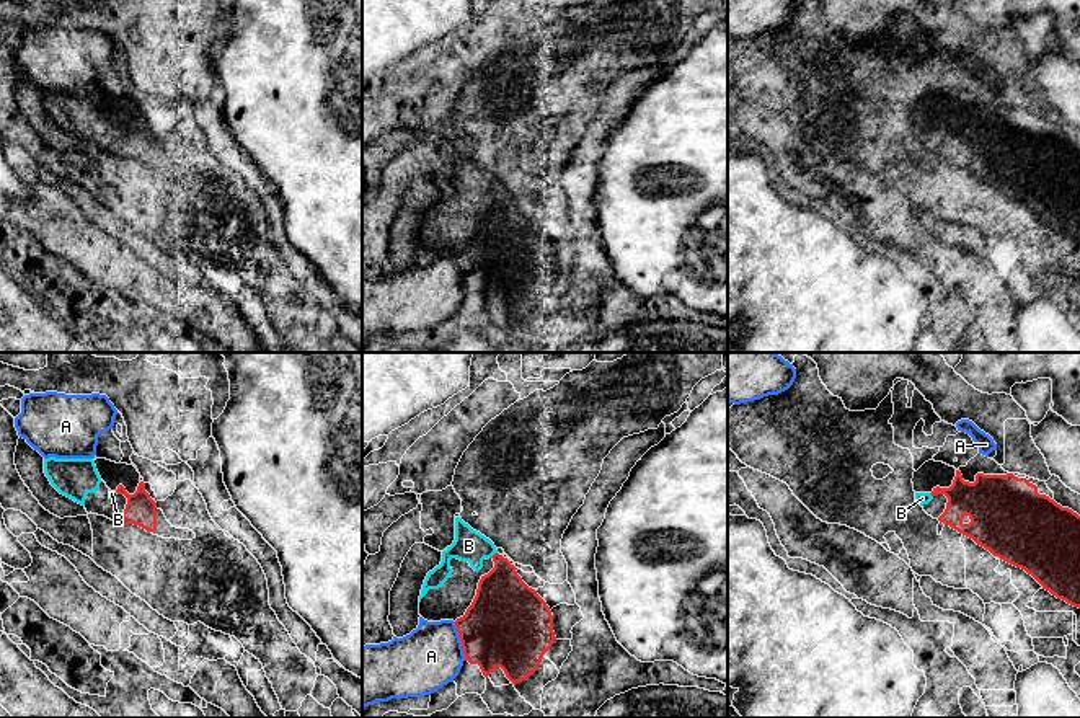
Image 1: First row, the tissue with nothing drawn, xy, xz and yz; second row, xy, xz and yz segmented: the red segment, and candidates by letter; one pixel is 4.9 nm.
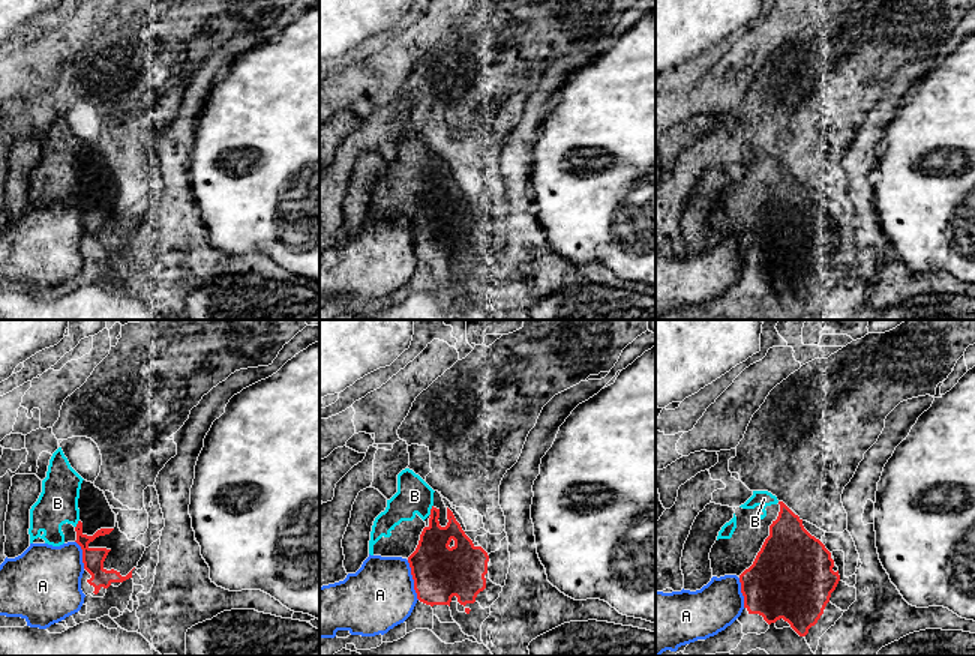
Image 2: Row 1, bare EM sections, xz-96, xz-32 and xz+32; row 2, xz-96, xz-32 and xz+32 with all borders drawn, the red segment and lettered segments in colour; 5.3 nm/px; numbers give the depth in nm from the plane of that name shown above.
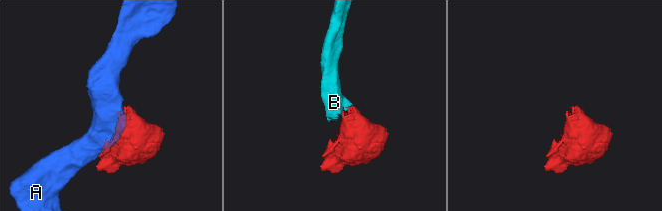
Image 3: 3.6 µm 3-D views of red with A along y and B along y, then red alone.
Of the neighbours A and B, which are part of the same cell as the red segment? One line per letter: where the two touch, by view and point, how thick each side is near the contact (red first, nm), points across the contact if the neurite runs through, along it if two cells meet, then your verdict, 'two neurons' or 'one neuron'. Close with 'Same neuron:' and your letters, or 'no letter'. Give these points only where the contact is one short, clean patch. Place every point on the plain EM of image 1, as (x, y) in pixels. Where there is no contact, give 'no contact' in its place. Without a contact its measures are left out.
A: meets red in xz at (460, 274); 420 nm thick on the red side, 320 nm on the other; two neurons
B: meets red in xz at (495, 188); 280 nm thick on the red side, 160 nm on the other; runs through xz (503, 237), (503, 201), (495, 188), (483, 181), (469, 180); one neuron
Same neuron: B

